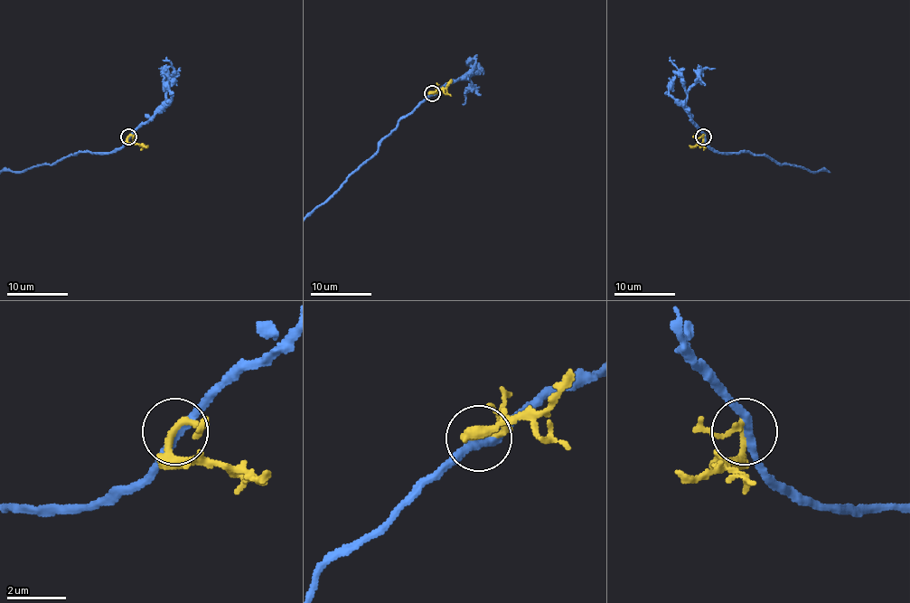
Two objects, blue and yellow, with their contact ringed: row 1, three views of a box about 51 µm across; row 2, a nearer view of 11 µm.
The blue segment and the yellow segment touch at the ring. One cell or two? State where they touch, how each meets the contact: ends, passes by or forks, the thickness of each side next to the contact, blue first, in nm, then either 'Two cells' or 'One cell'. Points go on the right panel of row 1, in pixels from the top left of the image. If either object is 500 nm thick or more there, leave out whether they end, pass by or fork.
Place: (703, 136). At the ring blue passes by. At the ring yellow passes by. Thickness 260 nm (blue) against 200 nm. Two cells

